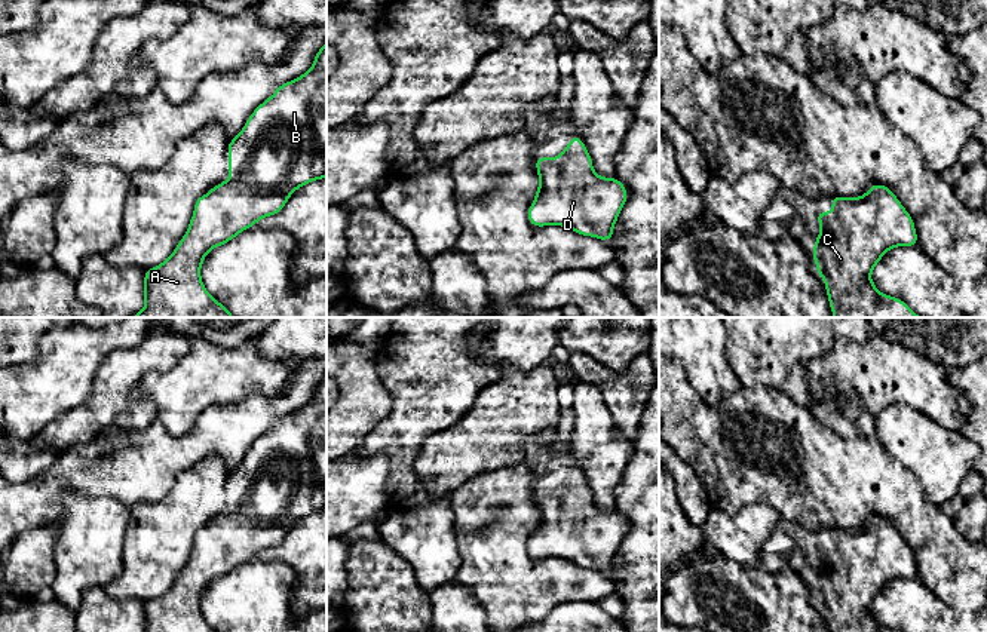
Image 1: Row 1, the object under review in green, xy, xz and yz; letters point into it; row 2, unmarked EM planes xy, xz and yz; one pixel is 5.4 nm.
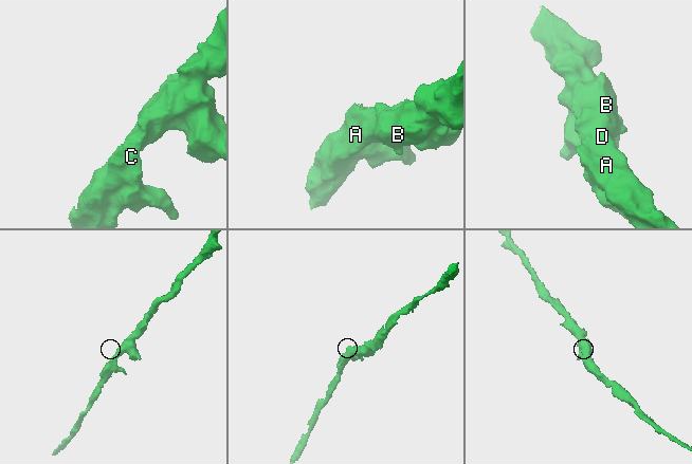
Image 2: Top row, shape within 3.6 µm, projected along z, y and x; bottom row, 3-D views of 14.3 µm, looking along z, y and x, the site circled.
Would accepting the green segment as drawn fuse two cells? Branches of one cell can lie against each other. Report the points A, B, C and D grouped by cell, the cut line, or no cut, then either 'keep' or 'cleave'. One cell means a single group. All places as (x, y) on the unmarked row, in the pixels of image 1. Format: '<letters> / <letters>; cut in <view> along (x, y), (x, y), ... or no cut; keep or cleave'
A B C D; no cut; keep

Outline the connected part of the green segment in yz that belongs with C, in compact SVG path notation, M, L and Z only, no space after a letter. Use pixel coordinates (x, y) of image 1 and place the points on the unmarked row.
M873 516L861 530L831 530L831 544L816 544L821 565L816 570L812 590L819 610L825 611L828 632L899 632L882 626L870 607L880 590L895 579L917 579L913 550L891 521Z

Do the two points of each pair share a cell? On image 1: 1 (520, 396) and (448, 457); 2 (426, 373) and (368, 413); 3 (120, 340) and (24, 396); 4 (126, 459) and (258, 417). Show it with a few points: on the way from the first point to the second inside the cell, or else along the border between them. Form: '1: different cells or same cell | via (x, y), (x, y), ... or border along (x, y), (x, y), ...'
1: same cell | via (502, 411), (466, 447)
2: different cells | border along (377, 364), (391, 411), (374, 428)
3: same cell | via (97, 343), (85, 347), (48, 384)
4: same cell | via (159, 457), (186, 451), (211, 435), (226, 430)

